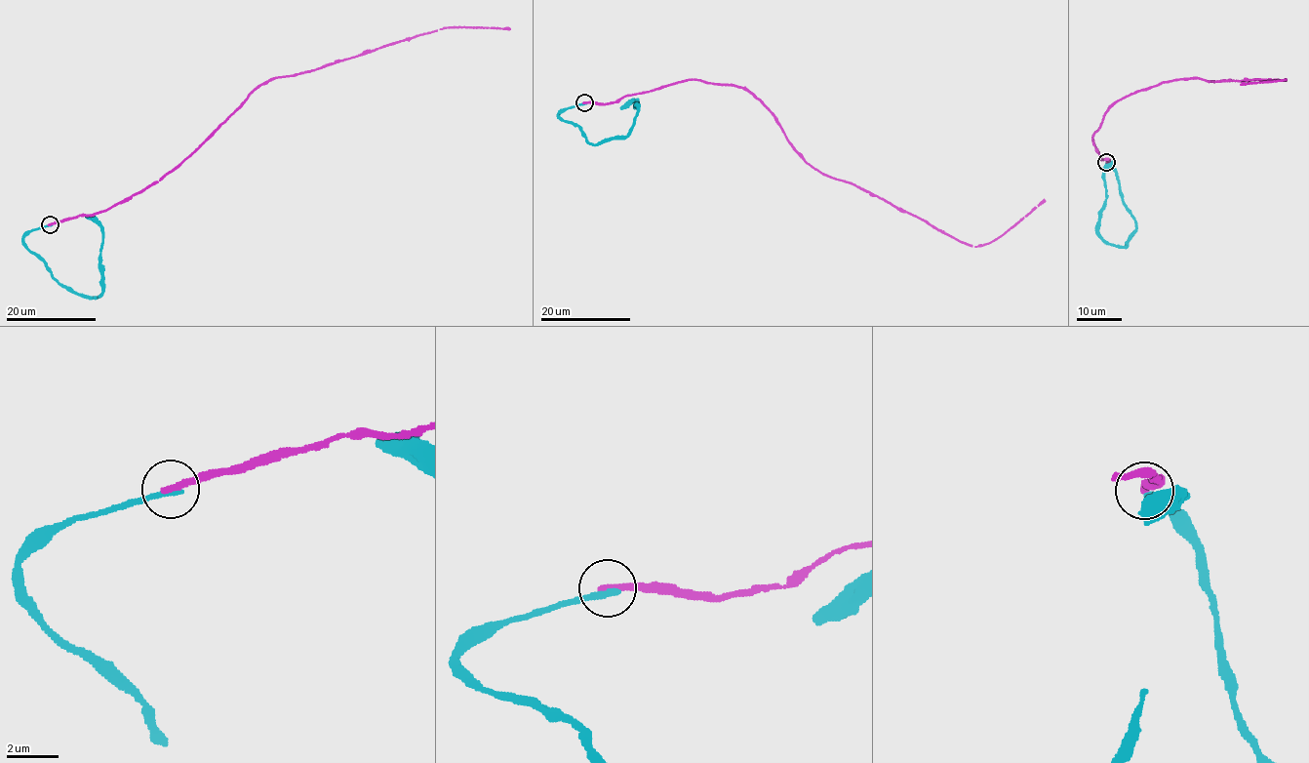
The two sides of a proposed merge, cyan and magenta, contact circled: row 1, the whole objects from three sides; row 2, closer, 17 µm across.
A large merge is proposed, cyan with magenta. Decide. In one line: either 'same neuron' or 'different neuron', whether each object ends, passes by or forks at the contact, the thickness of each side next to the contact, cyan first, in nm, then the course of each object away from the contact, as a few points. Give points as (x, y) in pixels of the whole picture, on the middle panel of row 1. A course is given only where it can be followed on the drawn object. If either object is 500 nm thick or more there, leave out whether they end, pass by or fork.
different neuron; cyan ends there; magenta ends there; 260 nm thick on the cyan side, 260 nm on the other; cyan runs (584, 102), (564, 108), (558, 116), (577, 126), (587, 141), (595, 144), (628, 133), (637, 100), (620, 108); magenta runs (584, 102), (613, 102), (689, 80), (740, 86), (771, 111), (811, 166), (975, 247), (997, 239), (1045, 201)

